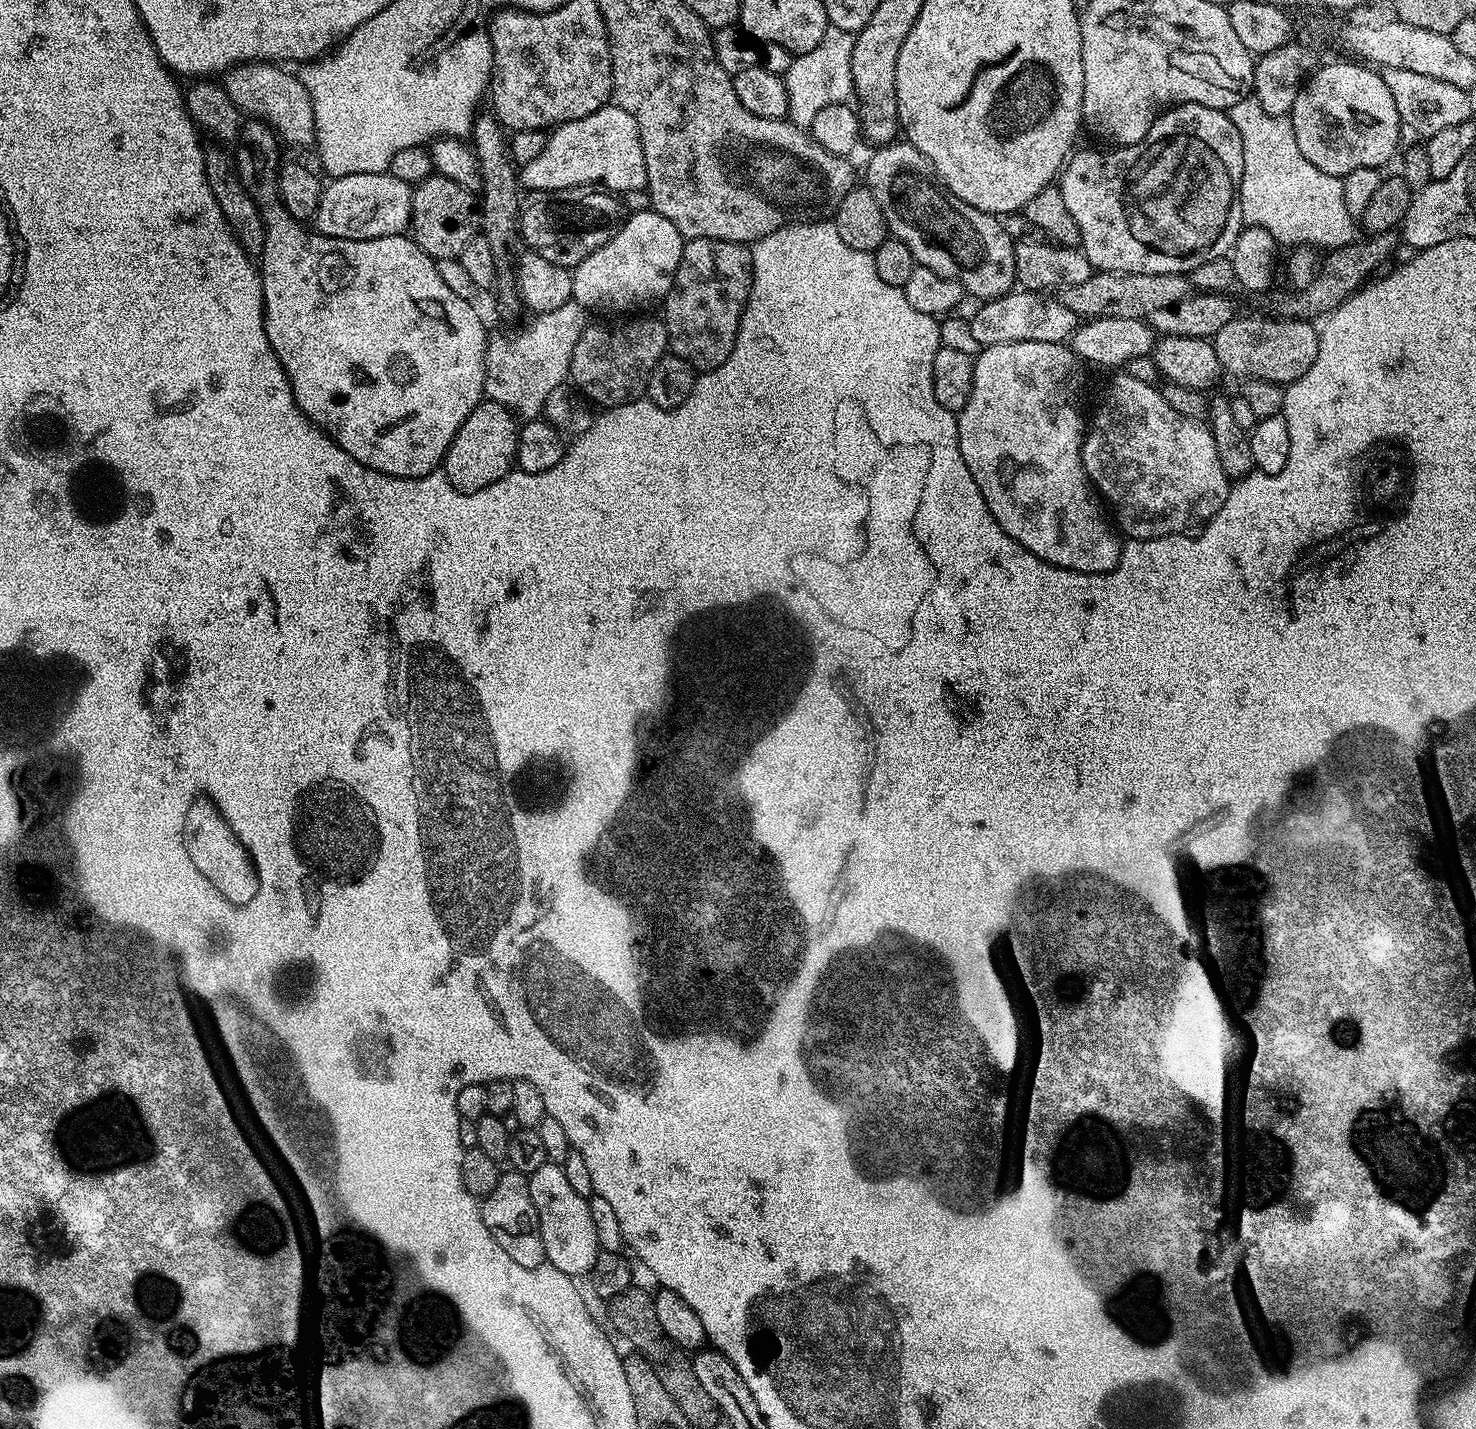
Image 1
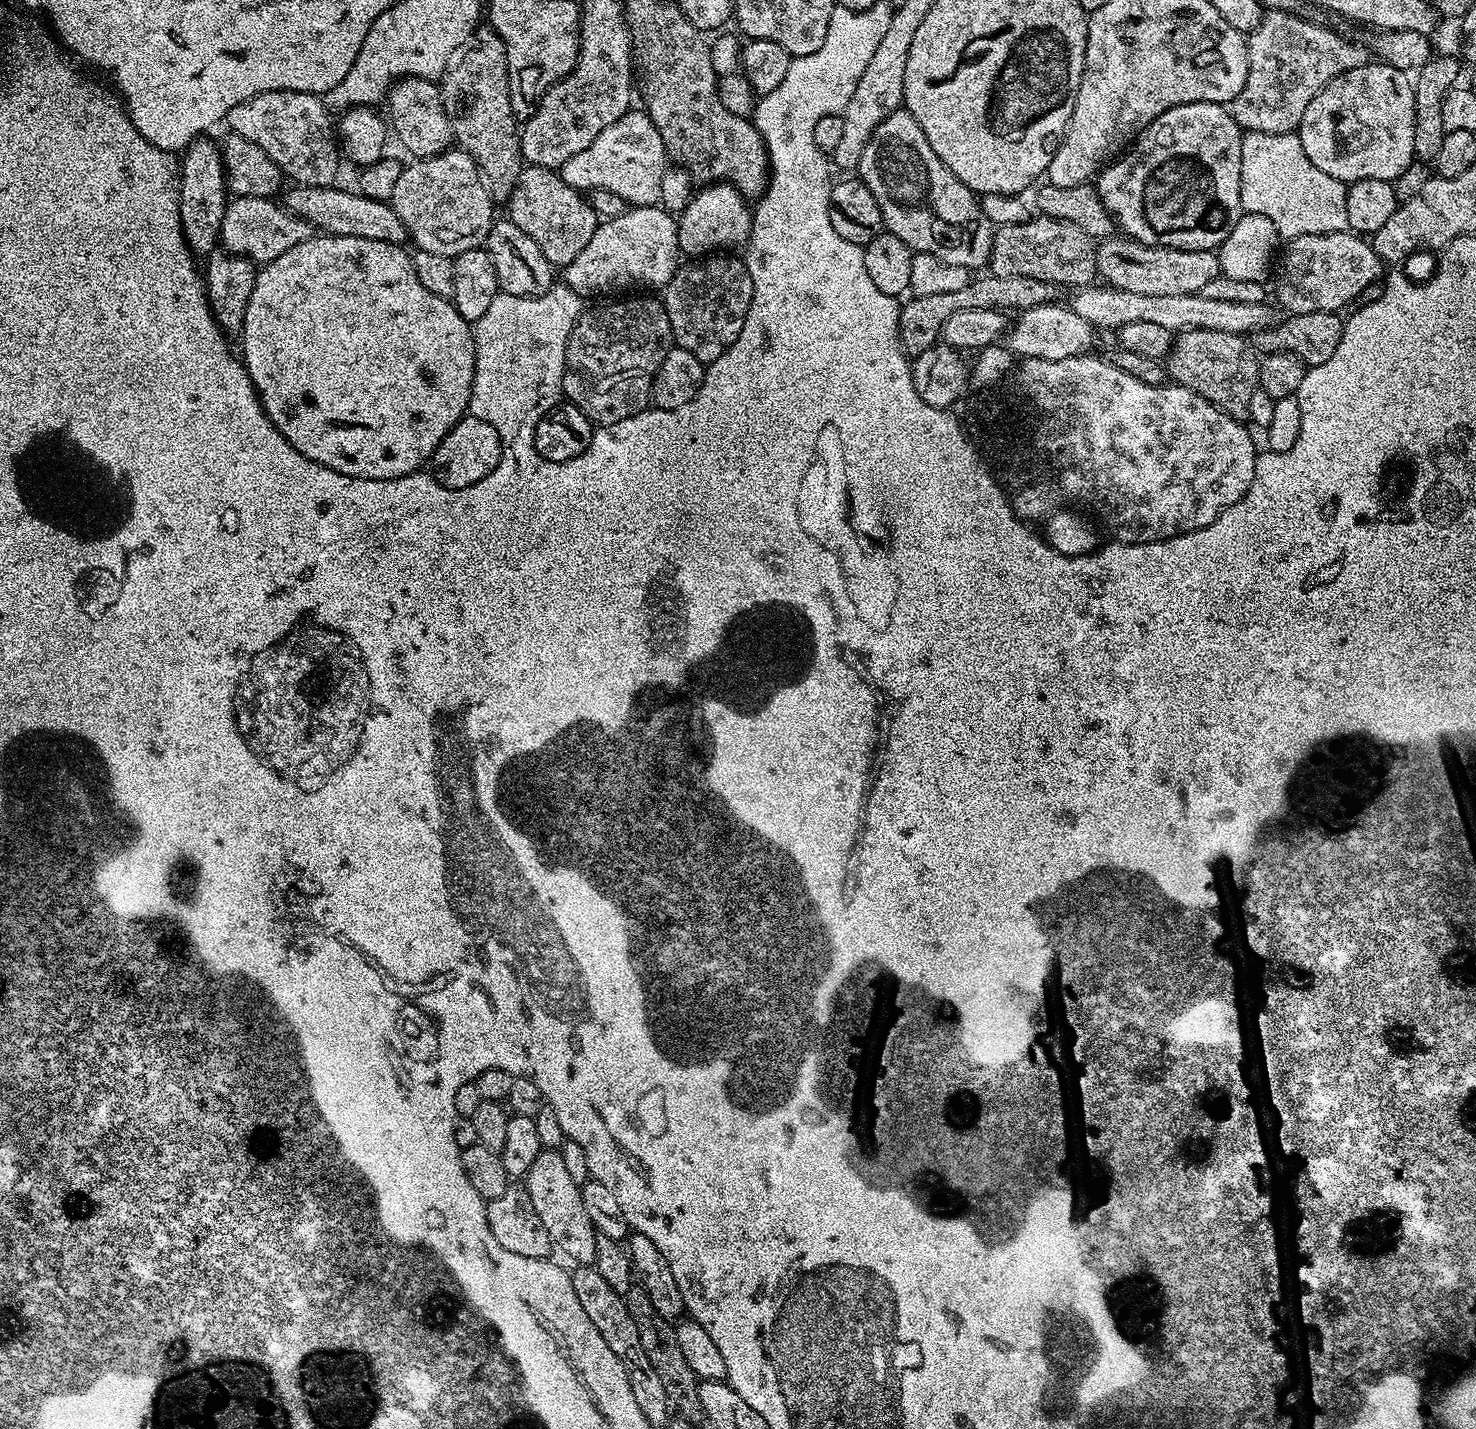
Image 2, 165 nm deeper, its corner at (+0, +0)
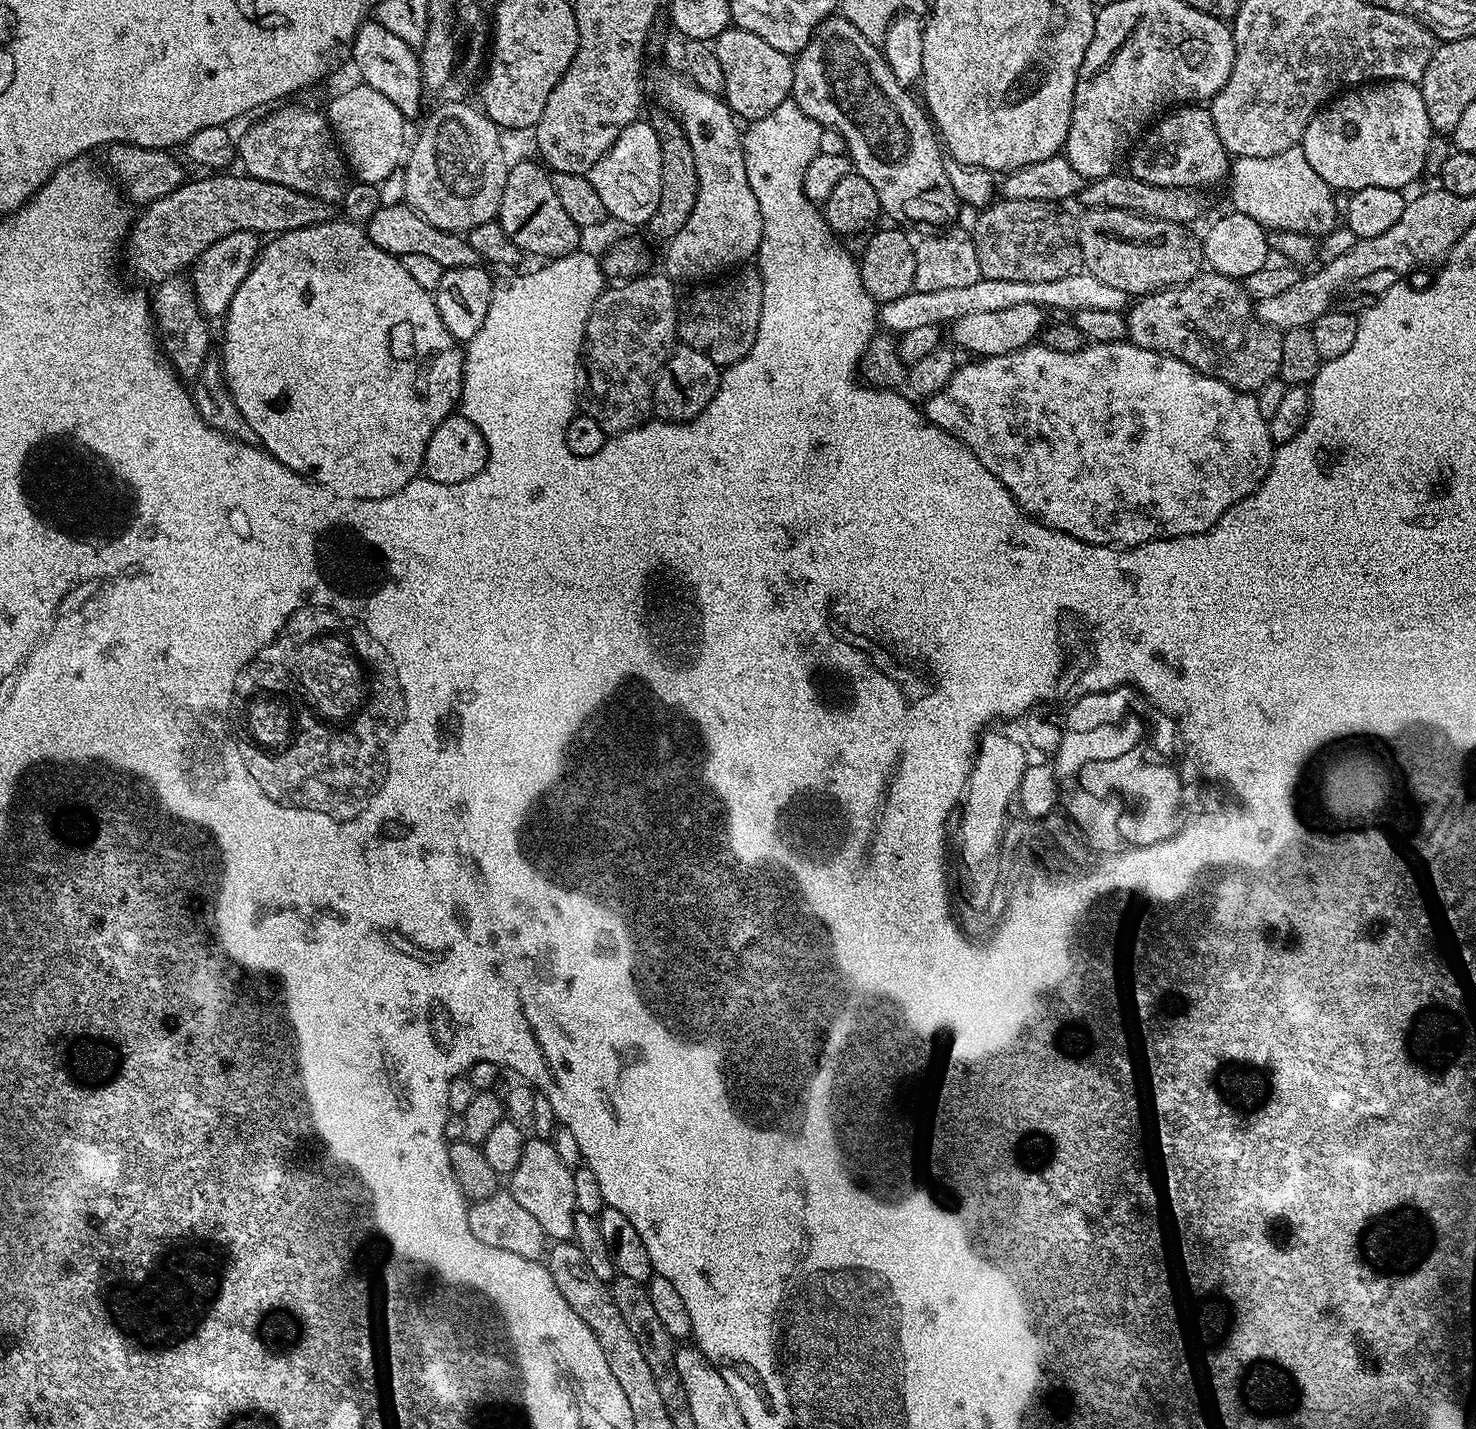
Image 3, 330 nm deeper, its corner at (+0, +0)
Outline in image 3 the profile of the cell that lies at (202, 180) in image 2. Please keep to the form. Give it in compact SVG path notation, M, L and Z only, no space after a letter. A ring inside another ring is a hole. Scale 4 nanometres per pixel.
M177 274L155 285L150 303L154 322L158 327L158 339L162 351L176 375L185 382L195 382L200 377L202 366L210 355L212 332L208 329L209 317L205 316L187 275Z

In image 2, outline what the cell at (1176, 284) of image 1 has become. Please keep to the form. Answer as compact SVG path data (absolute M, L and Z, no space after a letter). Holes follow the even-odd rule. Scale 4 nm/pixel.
M985 274L977 280L976 277L969 279L966 286L946 294L912 296L900 304L900 349L909 358L922 354L922 350L930 350L930 346L934 346L940 340L942 326L946 326L946 321L961 310L1007 310L1009 313L1012 311L1012 314L1019 314L1034 306L1053 303L1057 299L1056 292L1057 285L1042 282L1038 278L998 278Z

